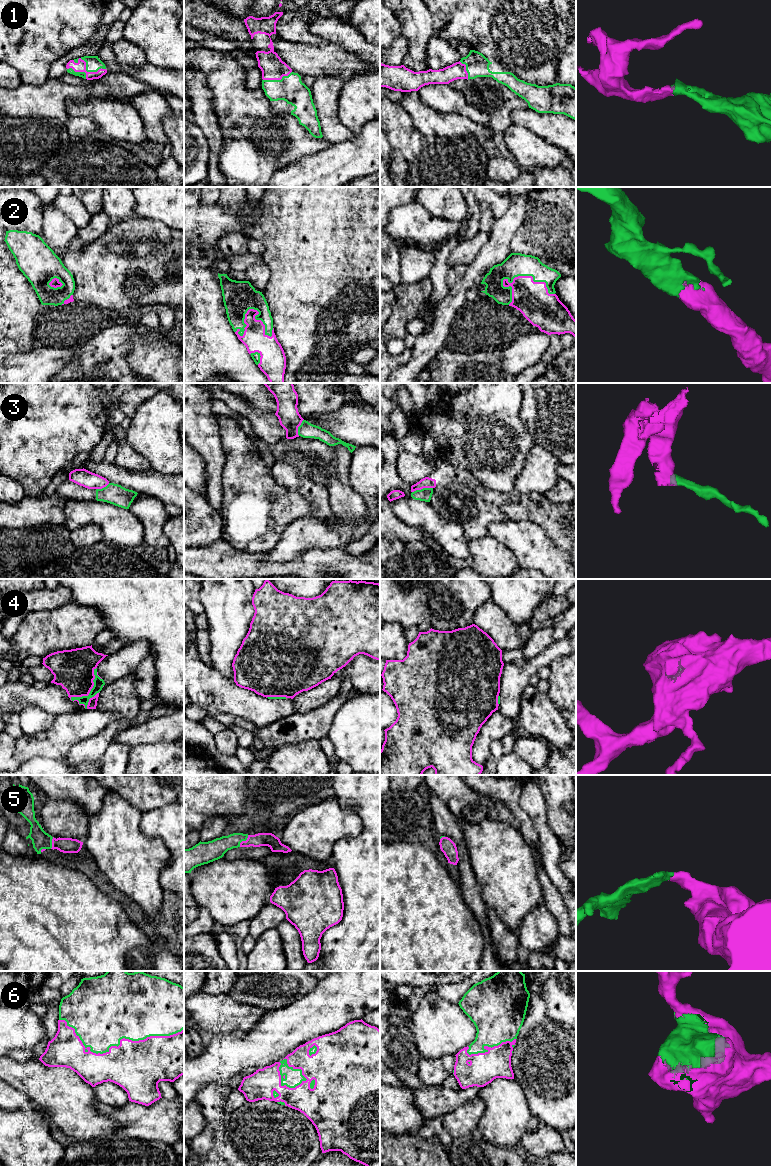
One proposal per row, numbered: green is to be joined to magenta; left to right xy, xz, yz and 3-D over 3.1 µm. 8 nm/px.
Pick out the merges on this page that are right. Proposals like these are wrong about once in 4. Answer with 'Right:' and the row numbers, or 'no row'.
Right: 1, 2, 5, 6

